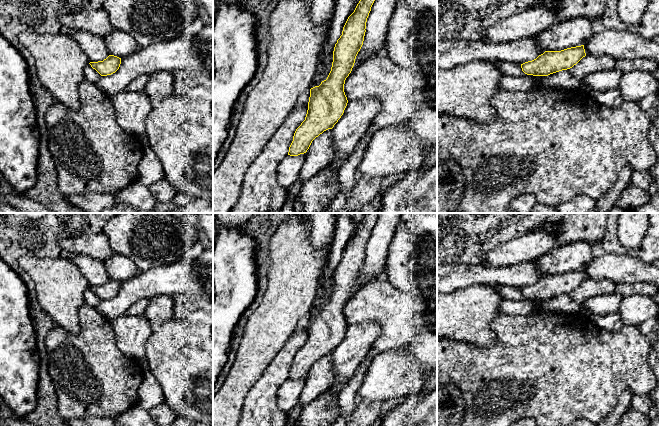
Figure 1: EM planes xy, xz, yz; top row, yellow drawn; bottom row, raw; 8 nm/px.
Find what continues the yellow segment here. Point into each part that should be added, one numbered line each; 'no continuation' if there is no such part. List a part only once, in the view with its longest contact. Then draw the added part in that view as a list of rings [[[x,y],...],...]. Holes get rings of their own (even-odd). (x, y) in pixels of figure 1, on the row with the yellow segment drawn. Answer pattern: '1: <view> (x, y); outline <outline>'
no continuation

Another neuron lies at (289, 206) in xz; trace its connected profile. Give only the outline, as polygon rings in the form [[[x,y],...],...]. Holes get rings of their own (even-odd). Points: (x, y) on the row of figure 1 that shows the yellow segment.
[[[295,200],[285,203],[285,205],[278,211],[272,211],[268,213],[293,213]]]

